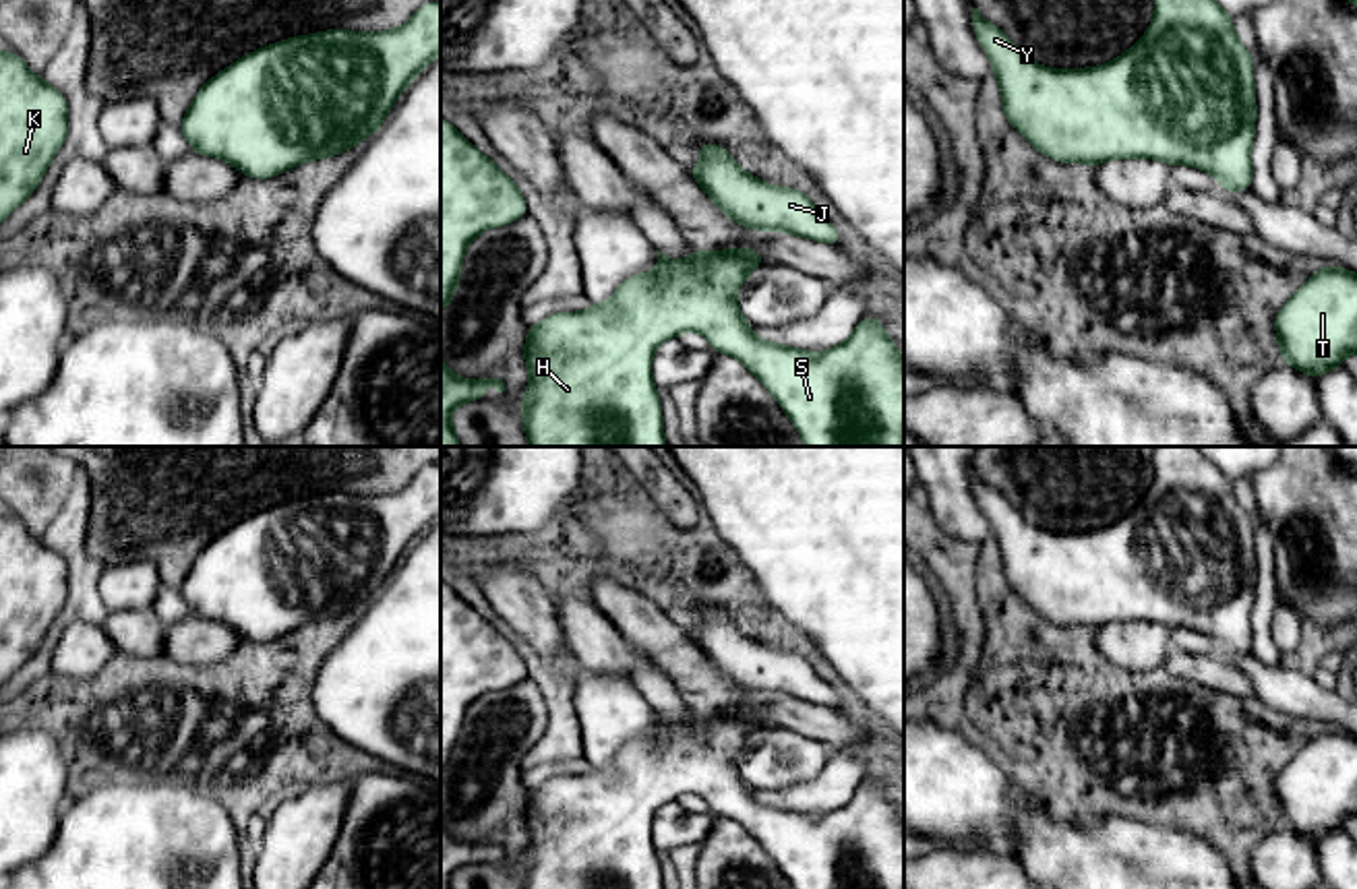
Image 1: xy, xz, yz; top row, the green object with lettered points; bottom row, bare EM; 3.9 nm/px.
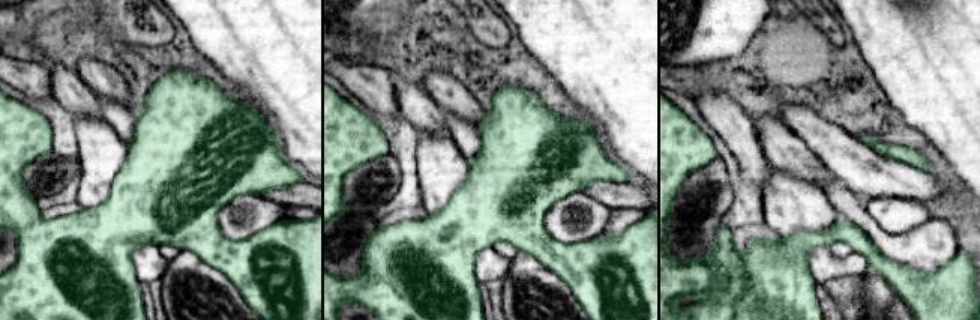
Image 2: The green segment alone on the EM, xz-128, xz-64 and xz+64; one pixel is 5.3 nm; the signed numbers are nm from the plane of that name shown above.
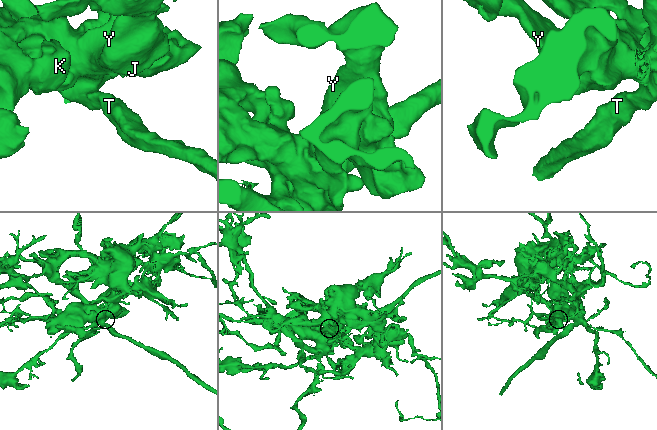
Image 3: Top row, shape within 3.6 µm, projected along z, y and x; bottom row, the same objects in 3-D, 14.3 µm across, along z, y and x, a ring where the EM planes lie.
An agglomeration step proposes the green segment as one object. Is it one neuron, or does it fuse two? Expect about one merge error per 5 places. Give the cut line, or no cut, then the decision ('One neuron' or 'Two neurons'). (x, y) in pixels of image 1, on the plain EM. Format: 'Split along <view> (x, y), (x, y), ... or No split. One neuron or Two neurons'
No split. One neuron

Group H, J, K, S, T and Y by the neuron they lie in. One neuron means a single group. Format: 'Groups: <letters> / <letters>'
Groups: H J K S T Y

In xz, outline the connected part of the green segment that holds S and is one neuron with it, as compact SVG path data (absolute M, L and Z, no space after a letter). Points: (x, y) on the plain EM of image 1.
M689 709L689 713L689 724L672 724L656 713L658 730L627 740L608 765L592 767L583 775L554 775L540 788L527 790L521 810L530 833L530 848L521 860L523 889L664 889L660 856L652 844L652 819L660 806L685 794L703 798L714 815L745 827L794 889L904 889L904 821L879 781L863 779L846 804L819 817L759 802L738 771L736 755L753 732L765 728L765 722L753 709L720 715L699 715Z

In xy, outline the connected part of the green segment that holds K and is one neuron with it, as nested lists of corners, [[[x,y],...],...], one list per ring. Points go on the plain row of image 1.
[[[0,513],[0,686],[37,651],[66,597],[64,558],[31,535],[17,515]]]

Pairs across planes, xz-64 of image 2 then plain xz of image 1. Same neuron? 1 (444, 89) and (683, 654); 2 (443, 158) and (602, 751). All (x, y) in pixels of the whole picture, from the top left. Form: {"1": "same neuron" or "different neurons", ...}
{"1": "same neuron", "2": "same neuron"}

